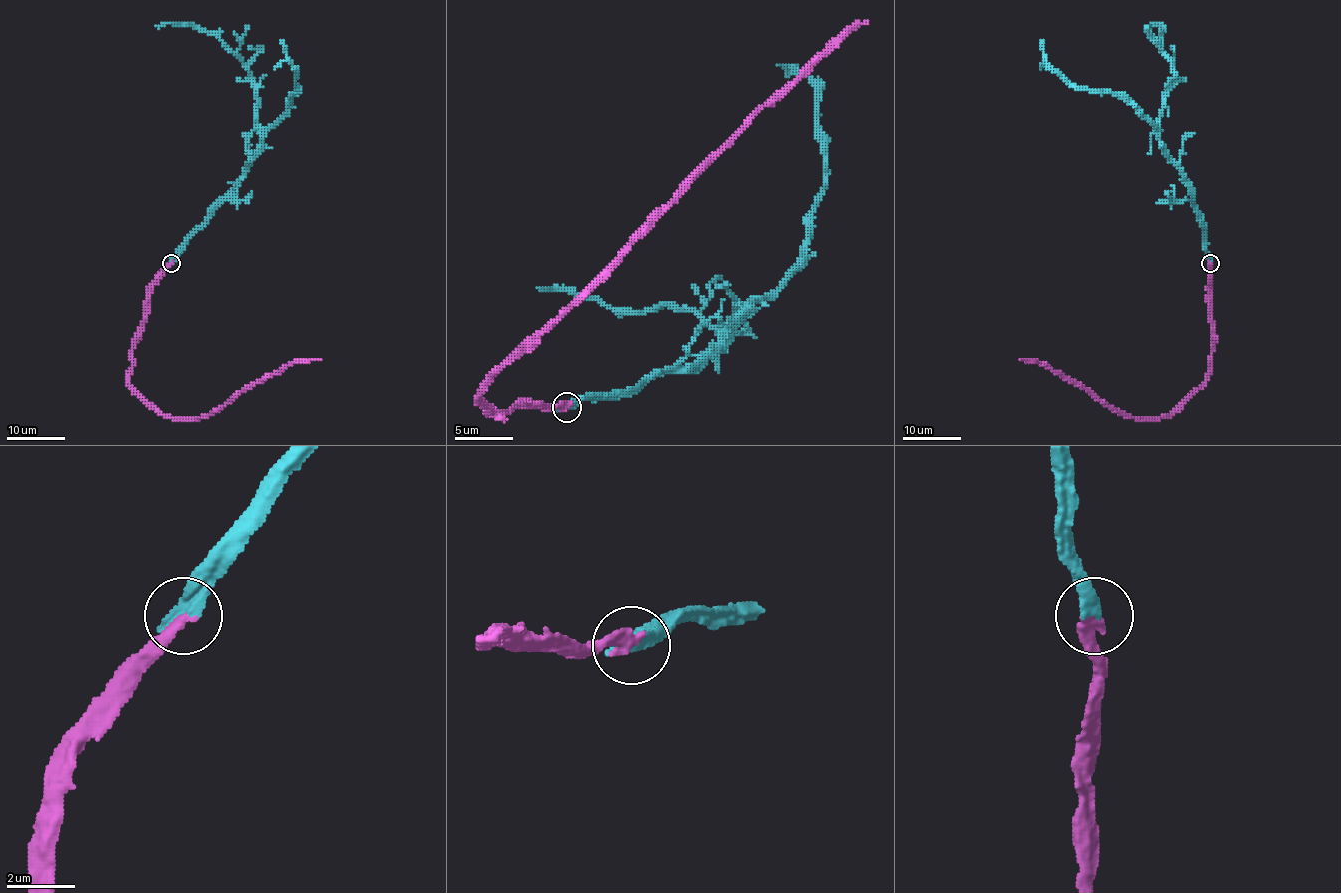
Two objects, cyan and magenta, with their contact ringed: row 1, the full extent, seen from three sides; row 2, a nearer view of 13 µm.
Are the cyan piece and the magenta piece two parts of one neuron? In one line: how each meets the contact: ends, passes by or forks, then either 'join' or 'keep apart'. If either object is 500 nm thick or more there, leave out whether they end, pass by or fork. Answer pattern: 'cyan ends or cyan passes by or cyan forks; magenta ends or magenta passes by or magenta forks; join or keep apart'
cyan ends; magenta ends; join

